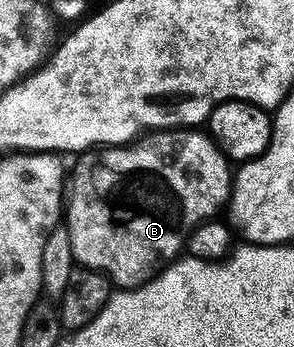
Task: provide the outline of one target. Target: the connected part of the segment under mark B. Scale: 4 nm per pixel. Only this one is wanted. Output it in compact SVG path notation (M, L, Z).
M164 129L152 131L126 145L104 145L98 149L88 149L78 156L75 168L69 171L69 194L65 199L65 226L69 229L69 241L73 241L73 257L80 267L87 267L91 271L100 271L107 276L112 284L119 289L140 287L148 283L151 278L165 270L184 254L187 239L201 223L214 220L219 206L226 204L231 198L231 184L233 182L233 167L222 149L215 144L210 134L199 129Z

